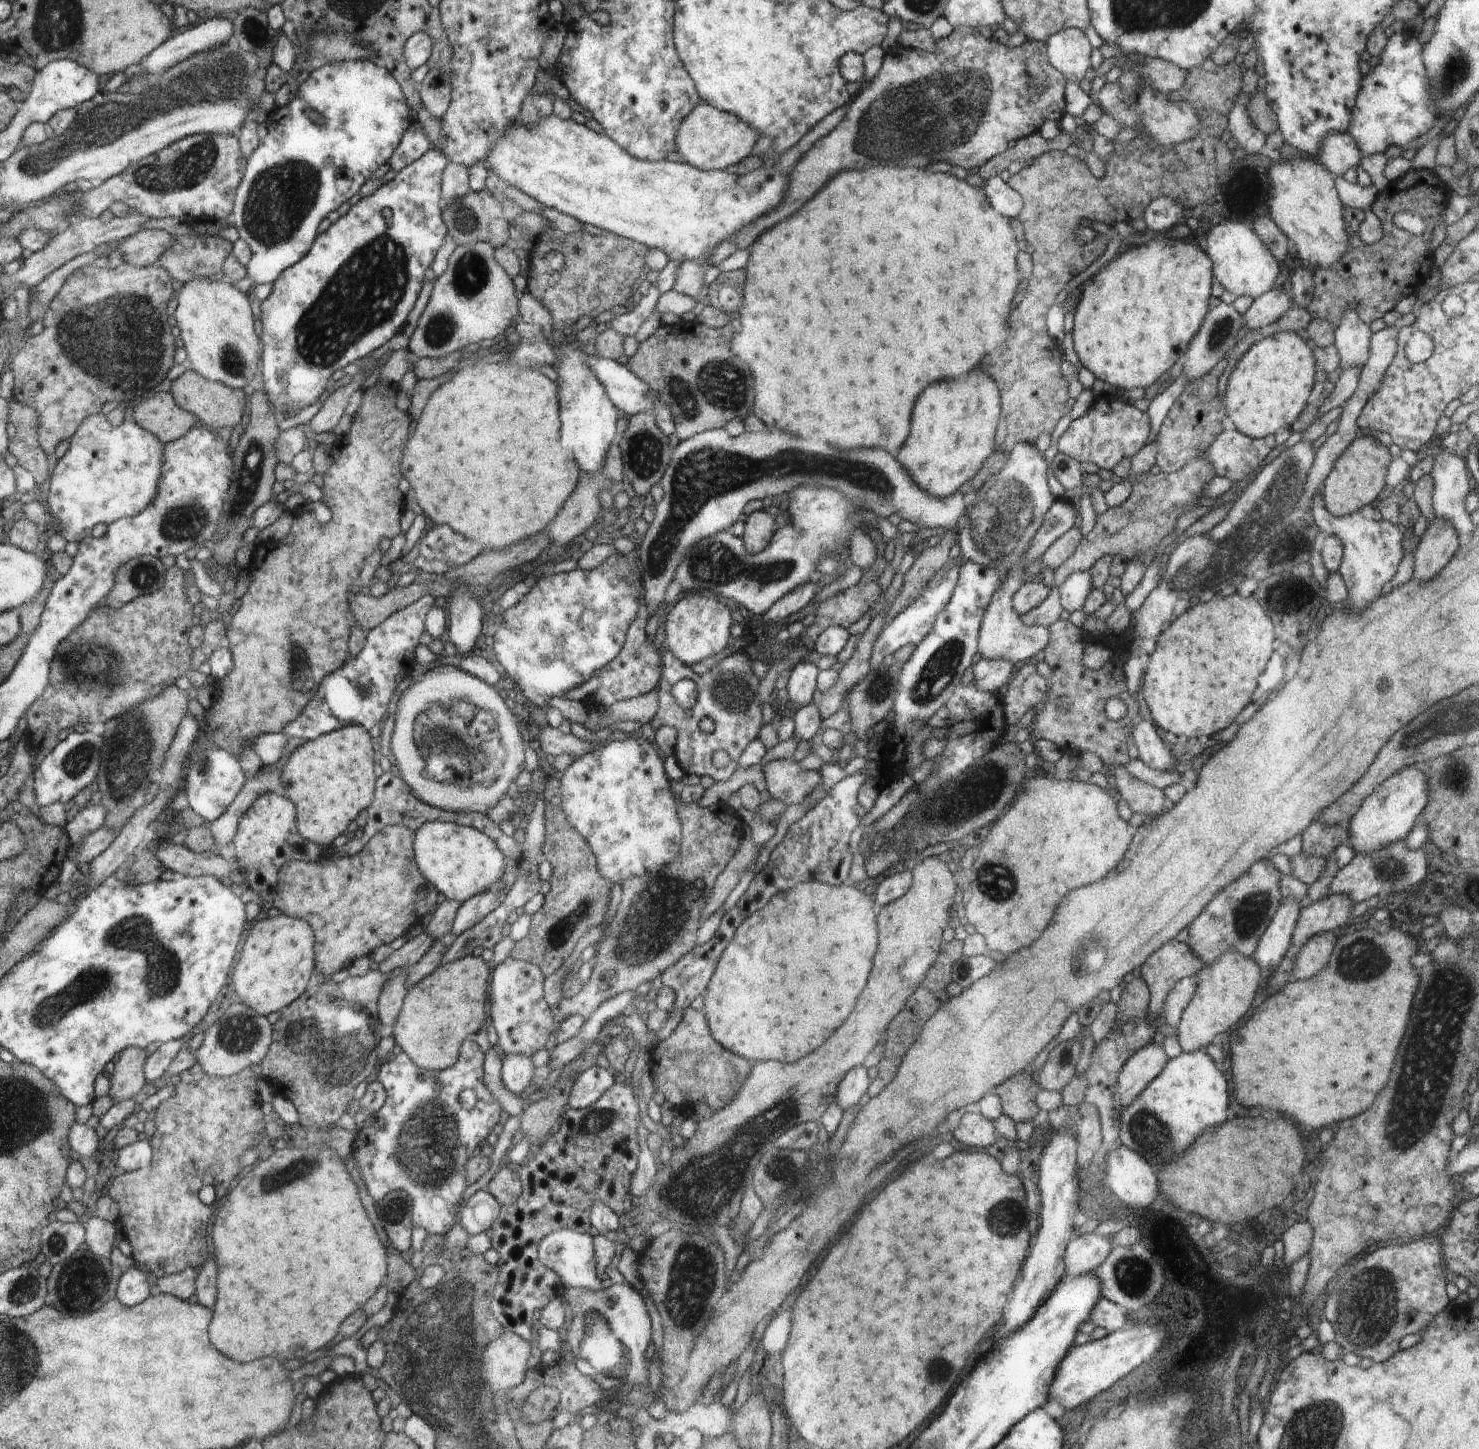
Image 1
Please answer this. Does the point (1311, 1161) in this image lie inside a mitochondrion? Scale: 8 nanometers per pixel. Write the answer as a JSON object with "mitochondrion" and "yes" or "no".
{"mitochondrion":"no"}

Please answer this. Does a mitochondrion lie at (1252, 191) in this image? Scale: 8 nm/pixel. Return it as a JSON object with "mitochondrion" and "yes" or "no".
{"mitochondrion":"no"}

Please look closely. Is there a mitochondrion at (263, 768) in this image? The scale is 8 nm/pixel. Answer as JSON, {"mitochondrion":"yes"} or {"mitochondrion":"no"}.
{"mitochondrion":"no"}

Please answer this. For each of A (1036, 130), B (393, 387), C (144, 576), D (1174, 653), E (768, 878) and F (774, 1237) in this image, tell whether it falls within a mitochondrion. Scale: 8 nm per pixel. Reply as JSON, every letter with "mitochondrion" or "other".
{"A":"other","B":"other","C":"mitochondrion","D":"other","E":"other","F":"other"}

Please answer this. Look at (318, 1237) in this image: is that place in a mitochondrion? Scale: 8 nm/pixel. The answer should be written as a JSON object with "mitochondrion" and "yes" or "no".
{"mitochondrion":"no"}

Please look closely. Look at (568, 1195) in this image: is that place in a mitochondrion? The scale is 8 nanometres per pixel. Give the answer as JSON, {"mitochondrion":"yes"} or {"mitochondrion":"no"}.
{"mitochondrion":"no"}

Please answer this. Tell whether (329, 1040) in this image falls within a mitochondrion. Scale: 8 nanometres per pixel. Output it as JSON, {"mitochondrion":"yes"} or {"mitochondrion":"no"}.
{"mitochondrion":"yes"}

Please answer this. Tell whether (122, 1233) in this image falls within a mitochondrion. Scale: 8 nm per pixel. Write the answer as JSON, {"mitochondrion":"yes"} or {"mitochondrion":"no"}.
{"mitochondrion":"no"}

